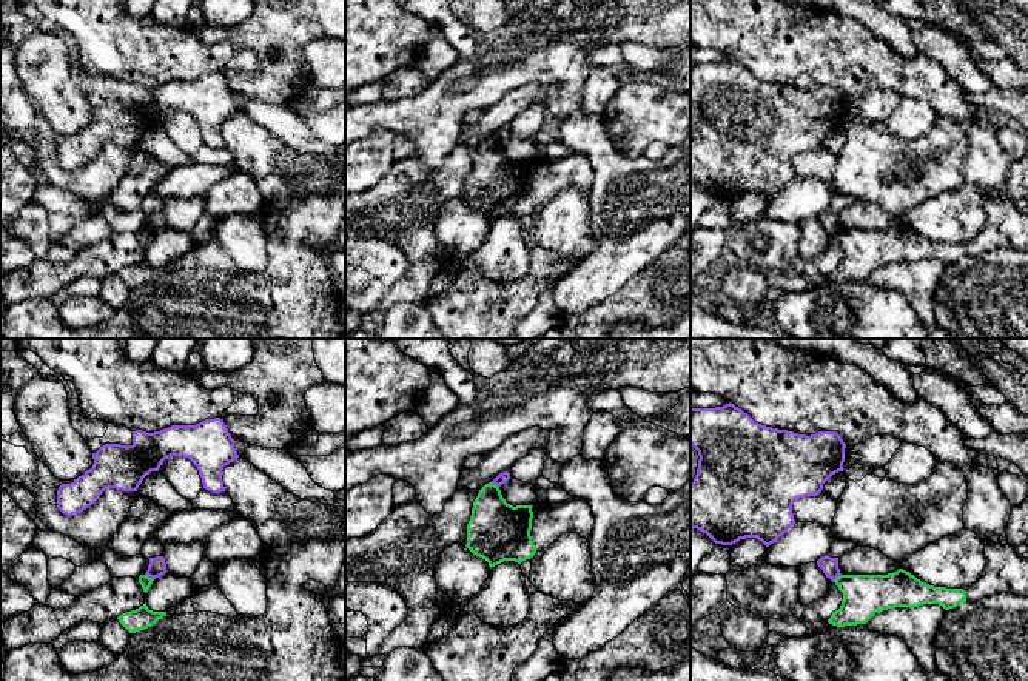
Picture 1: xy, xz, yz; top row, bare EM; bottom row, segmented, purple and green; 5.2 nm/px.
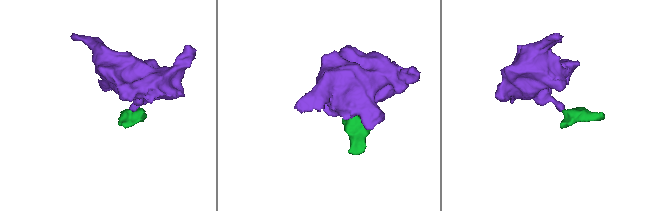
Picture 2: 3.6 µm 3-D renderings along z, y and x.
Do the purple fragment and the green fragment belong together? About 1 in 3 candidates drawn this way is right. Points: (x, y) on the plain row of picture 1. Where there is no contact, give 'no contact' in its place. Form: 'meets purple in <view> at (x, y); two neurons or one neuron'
meets purple in xy at (150, 231); two neurons

